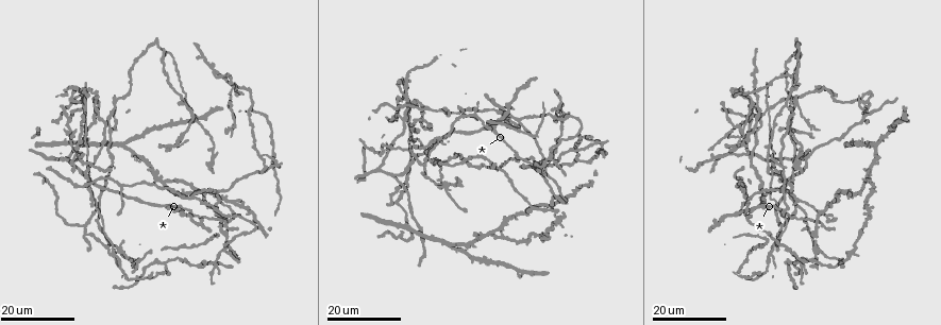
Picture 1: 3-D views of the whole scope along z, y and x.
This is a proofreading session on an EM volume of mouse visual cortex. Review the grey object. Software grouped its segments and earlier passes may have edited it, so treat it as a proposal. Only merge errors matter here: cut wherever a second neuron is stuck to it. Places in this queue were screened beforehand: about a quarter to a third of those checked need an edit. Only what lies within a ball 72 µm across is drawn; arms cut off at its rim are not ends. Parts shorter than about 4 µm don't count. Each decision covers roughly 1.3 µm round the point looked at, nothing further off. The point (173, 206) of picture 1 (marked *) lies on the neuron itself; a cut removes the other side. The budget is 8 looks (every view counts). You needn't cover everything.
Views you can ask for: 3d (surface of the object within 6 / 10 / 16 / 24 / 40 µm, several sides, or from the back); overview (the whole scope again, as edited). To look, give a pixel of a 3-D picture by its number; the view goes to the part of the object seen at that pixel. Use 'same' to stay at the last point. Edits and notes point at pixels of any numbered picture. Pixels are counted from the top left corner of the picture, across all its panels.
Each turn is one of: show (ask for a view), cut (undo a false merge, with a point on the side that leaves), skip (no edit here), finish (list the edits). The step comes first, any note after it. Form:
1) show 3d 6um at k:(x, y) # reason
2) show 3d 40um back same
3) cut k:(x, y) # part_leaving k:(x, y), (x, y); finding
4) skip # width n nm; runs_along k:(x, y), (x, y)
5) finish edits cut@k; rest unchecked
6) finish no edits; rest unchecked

show 3d 16um at 1:(582, 137) # side arm on a straight run

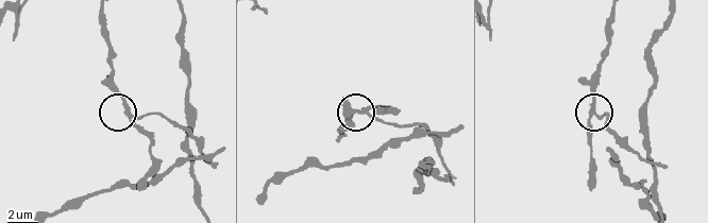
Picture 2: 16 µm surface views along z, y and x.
show 3d 10um at 2:(367, 108) # closer look

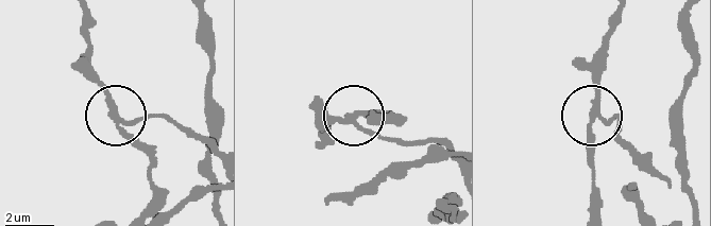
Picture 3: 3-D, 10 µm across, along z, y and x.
show 3d 6um at 3:(594, 113)

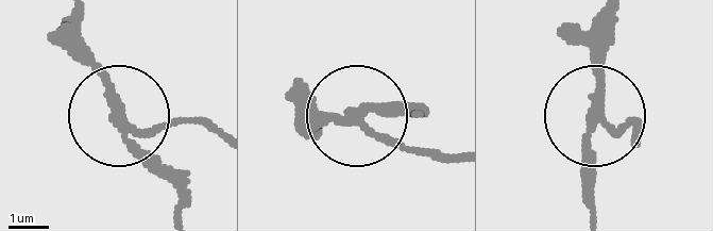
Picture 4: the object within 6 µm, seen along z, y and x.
cut 4:(185, 120) # width 200 nm; a second neuron is stuck on

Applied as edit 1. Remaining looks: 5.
show 3d 24um at 1:(767, 110) # four arms meet

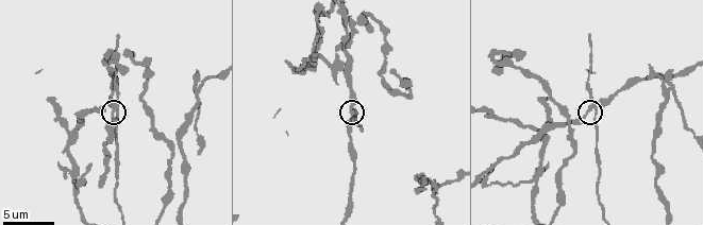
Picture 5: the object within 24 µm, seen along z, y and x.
show 3d 10um at 5:(115, 107)

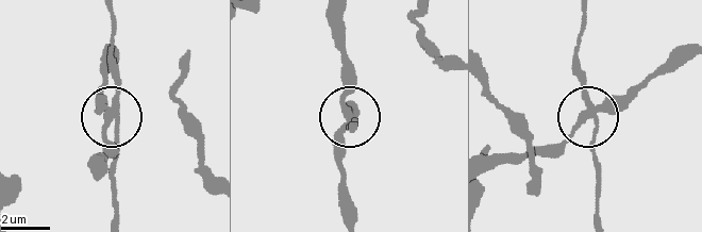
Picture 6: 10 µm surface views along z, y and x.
show 3d 6um at 6:(109, 114)

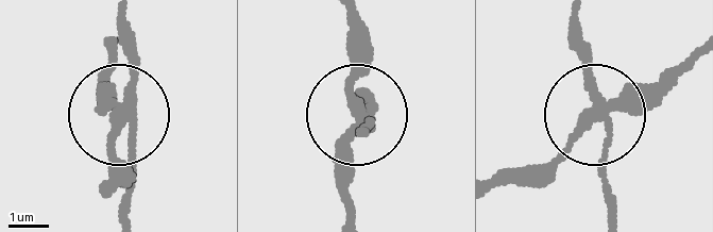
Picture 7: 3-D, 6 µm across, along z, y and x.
cut 7:(134, 48) # side_arm 22 um; part_leaving 7:(132, 110), (132, 209); two neurons meet here

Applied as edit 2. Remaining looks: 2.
show overview

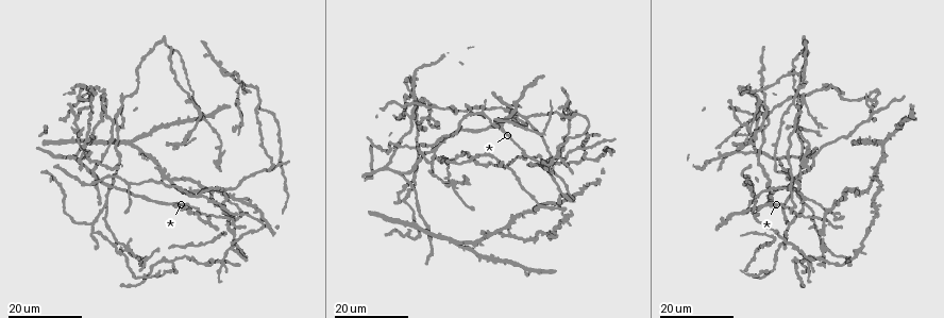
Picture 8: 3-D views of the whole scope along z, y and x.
show 3d 10um at 5:(531, 182) # three arms meet

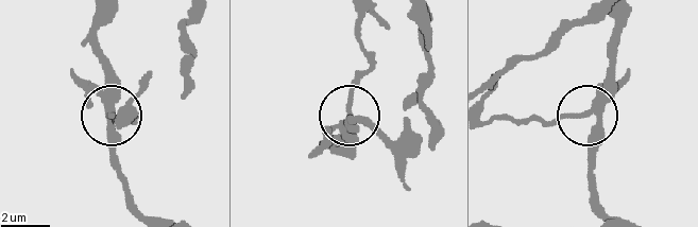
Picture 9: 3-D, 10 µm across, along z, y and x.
cut 9:(355, 86) # arms 3; two neurons meet here

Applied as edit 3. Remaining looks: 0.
finish edits cut@4, cut@7, cut@9; rest unchecked

